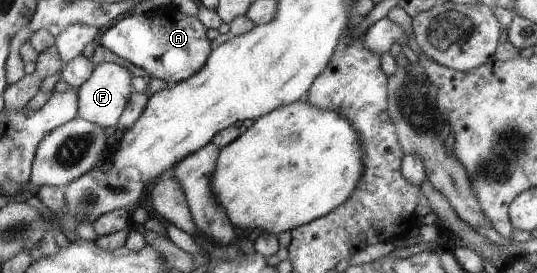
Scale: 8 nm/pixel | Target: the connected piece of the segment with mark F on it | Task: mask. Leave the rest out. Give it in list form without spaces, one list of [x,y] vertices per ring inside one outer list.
[[[103,62],[96,65],[91,78],[86,80],[82,86],[79,87],[79,116],[98,124],[103,128],[116,127],[118,118],[123,115],[124,108],[127,107],[131,99],[132,88],[132,72],[126,67],[120,66],[115,62]]]

